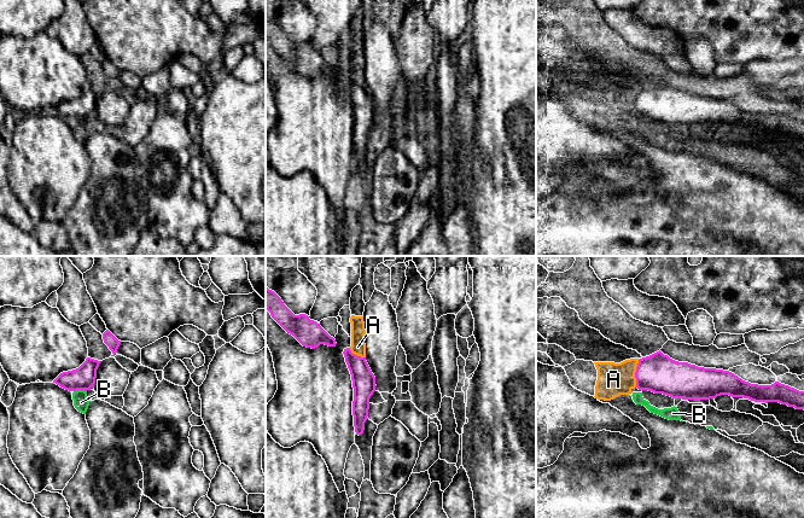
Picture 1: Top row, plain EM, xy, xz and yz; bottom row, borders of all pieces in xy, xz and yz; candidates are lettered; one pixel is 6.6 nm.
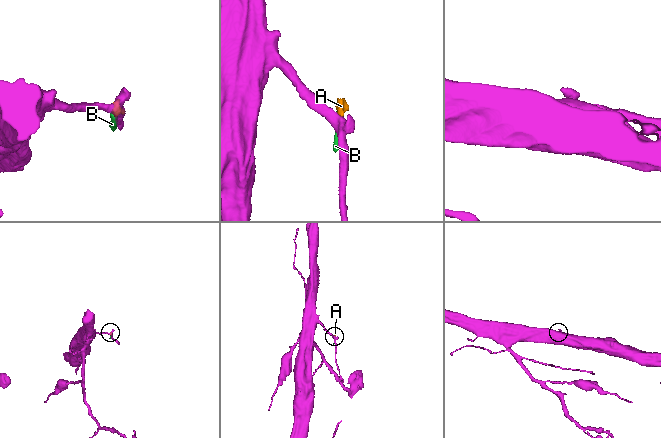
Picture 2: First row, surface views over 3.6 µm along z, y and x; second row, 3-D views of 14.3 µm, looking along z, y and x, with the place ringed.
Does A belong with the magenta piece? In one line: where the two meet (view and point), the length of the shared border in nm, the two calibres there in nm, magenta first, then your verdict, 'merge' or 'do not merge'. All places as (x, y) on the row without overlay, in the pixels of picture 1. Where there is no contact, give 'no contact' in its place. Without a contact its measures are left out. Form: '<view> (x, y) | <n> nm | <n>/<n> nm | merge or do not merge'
yz (635, 103) | 190 nm | 260/220 nm | do not merge

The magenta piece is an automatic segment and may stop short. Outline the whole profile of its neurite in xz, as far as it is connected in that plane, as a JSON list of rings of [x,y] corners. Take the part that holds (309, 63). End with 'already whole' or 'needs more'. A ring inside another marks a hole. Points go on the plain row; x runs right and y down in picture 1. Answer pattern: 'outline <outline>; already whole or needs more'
outline [[[266,17],[266,39],[272,47],[303,76],[315,78],[320,74],[336,76],[336,69],[308,45],[295,45],[272,19]]]; already whole

